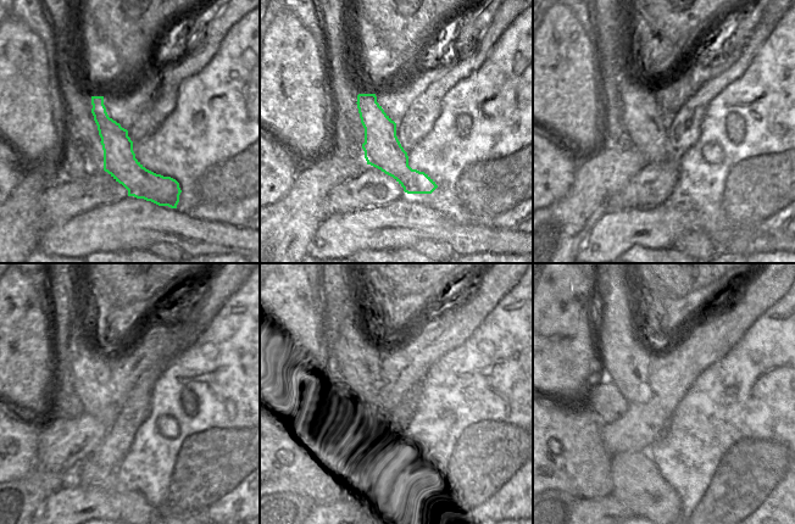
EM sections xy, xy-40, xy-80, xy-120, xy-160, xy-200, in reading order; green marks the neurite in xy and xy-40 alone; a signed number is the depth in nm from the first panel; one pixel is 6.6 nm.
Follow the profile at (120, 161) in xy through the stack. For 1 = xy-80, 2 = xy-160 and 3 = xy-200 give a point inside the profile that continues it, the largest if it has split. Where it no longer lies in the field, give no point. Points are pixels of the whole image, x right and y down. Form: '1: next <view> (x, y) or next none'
1: next xy-80 (646, 123)
2: next xy-160 (356, 360)
3: next xy-200 (624, 361)

